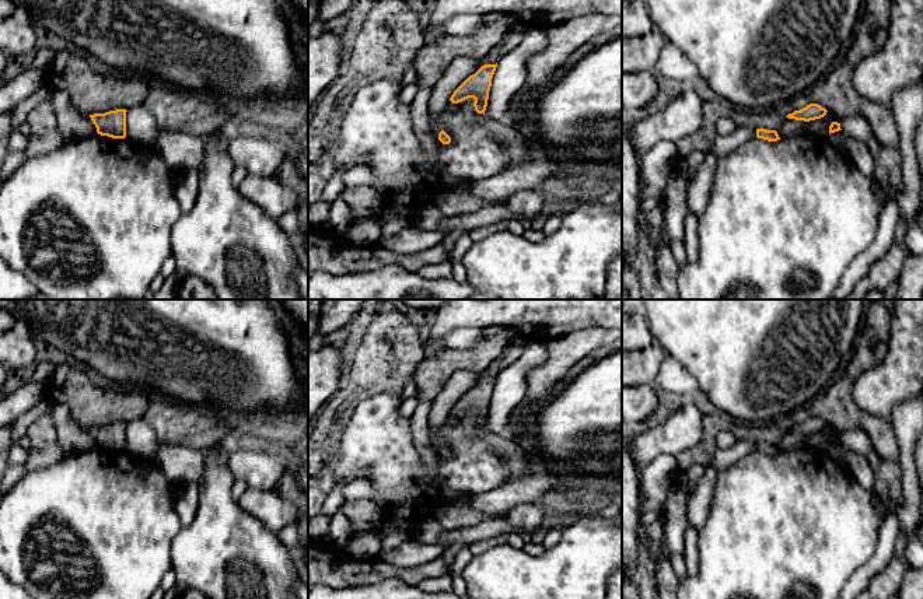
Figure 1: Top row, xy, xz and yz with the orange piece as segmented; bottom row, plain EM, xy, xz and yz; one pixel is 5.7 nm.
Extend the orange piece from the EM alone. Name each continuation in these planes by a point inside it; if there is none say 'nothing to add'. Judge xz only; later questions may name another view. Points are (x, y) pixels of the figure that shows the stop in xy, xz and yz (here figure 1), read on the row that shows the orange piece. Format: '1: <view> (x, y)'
nothing to add

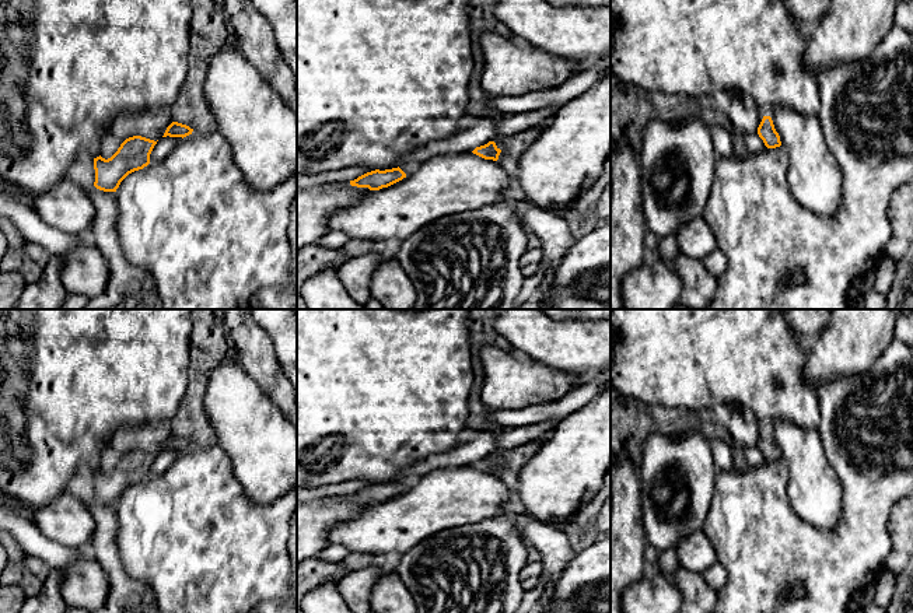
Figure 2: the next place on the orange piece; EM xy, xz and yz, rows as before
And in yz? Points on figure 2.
nothing to add

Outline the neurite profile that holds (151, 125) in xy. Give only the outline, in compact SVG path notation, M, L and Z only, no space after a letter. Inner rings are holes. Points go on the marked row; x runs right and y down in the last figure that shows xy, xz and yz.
M168 109L123 113L113 119L101 140L101 157L111 158L120 144L133 136L160 140L174 122Z

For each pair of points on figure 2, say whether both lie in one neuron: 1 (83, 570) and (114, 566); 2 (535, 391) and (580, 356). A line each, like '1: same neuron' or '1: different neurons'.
1: different neurons
2: different neurons

